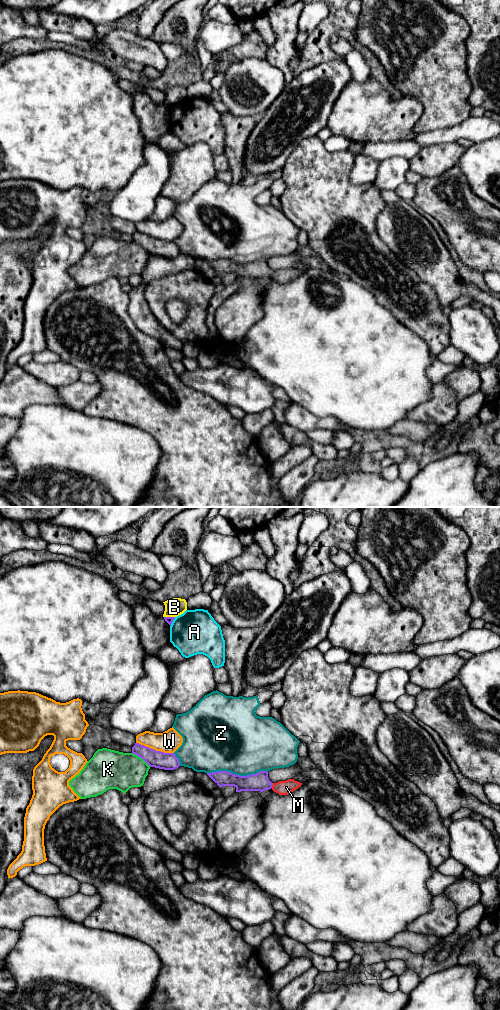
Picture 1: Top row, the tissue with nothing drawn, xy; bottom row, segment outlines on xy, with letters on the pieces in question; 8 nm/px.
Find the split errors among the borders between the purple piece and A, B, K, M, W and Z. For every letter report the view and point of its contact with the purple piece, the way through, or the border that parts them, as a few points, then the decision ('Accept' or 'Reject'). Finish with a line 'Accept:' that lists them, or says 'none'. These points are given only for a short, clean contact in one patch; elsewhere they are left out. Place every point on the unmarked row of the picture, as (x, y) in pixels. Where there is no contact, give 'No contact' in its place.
A: Touches purple at xy (172, 109). Reject
B: Touches purple at xy (169, 105). Boundary: xy (164, 104), (174, 105). Reject
K: Touches purple at xy (141, 245). Reject
M: Touches purple at xy (272, 272). Path across: xy (260, 270), (272, 272), (276, 275), (286, 275). Accept
W: Touches purple at xy (155, 238). Reject
Z: Touches purple at xy (237, 263). Reject
Accept: M

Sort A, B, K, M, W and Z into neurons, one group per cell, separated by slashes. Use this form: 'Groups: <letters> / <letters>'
Groups: A / B / K / M / W / Z

